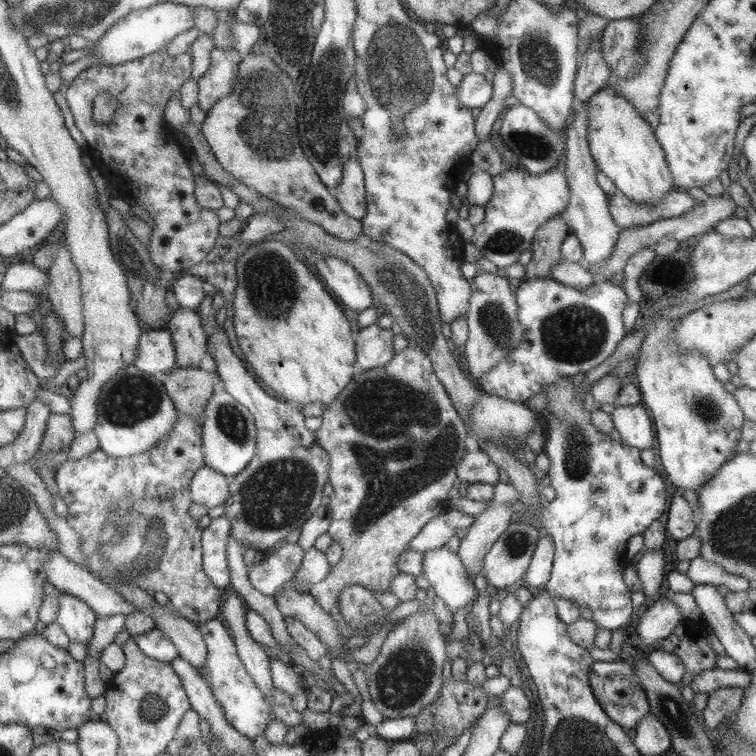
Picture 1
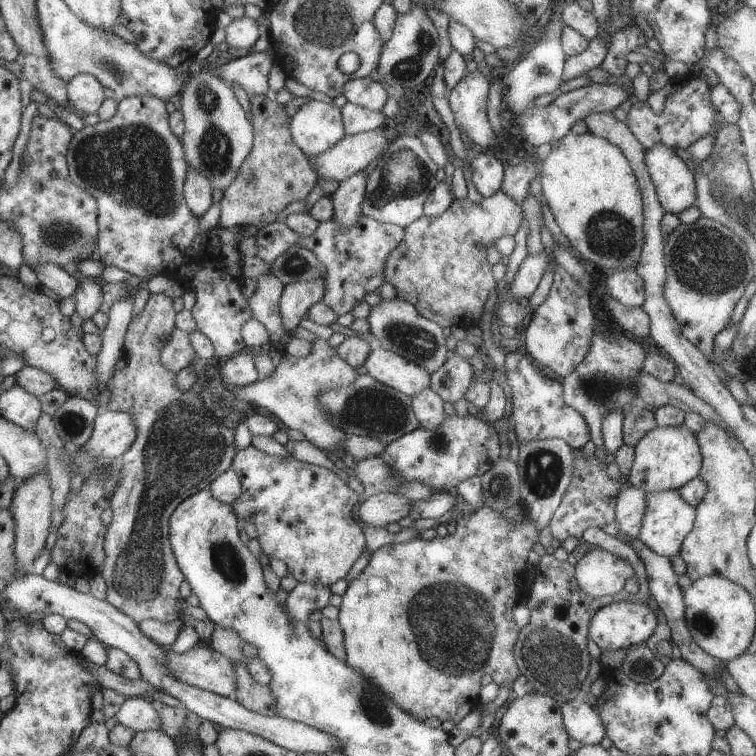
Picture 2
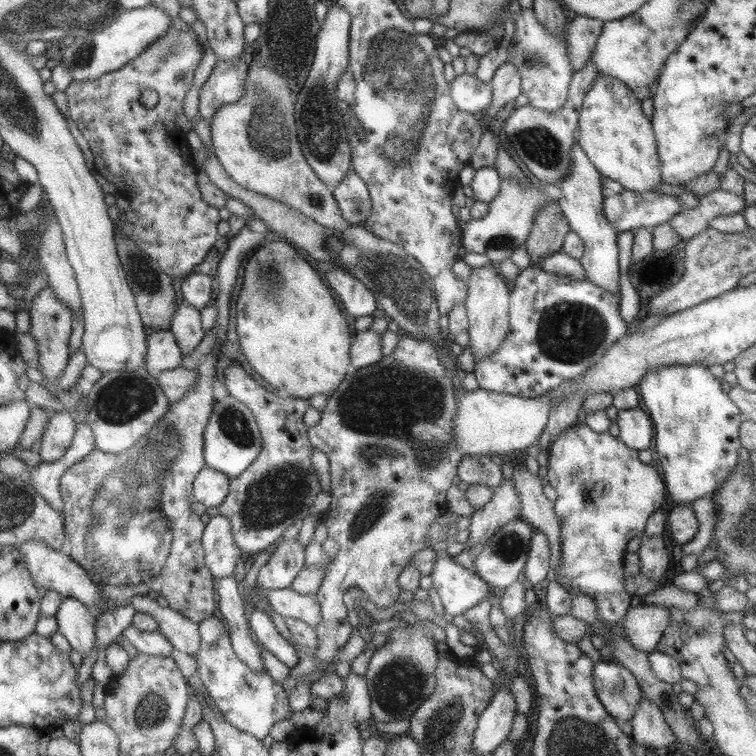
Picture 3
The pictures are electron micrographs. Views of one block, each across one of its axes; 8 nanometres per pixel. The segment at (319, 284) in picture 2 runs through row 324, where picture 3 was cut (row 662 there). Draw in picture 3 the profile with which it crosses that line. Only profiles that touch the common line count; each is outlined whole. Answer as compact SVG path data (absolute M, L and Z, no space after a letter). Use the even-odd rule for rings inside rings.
M250 607L247 618L257 642L263 644L266 650L276 655L276 658L286 666L293 668L298 665L300 660L294 647L278 633L270 616L266 615L262 609Z

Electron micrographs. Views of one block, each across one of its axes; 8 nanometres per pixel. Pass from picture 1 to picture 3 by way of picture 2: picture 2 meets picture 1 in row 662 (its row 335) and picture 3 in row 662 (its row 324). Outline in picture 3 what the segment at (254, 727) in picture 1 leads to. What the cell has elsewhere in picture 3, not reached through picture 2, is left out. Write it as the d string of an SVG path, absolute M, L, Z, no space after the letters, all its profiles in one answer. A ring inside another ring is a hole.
M215 616L204 619L199 624L201 647L195 655L200 678L226 720L255 736L258 740L268 741L270 728L280 720L290 719L289 694L267 672L254 672L236 656L233 651L229 632Z

